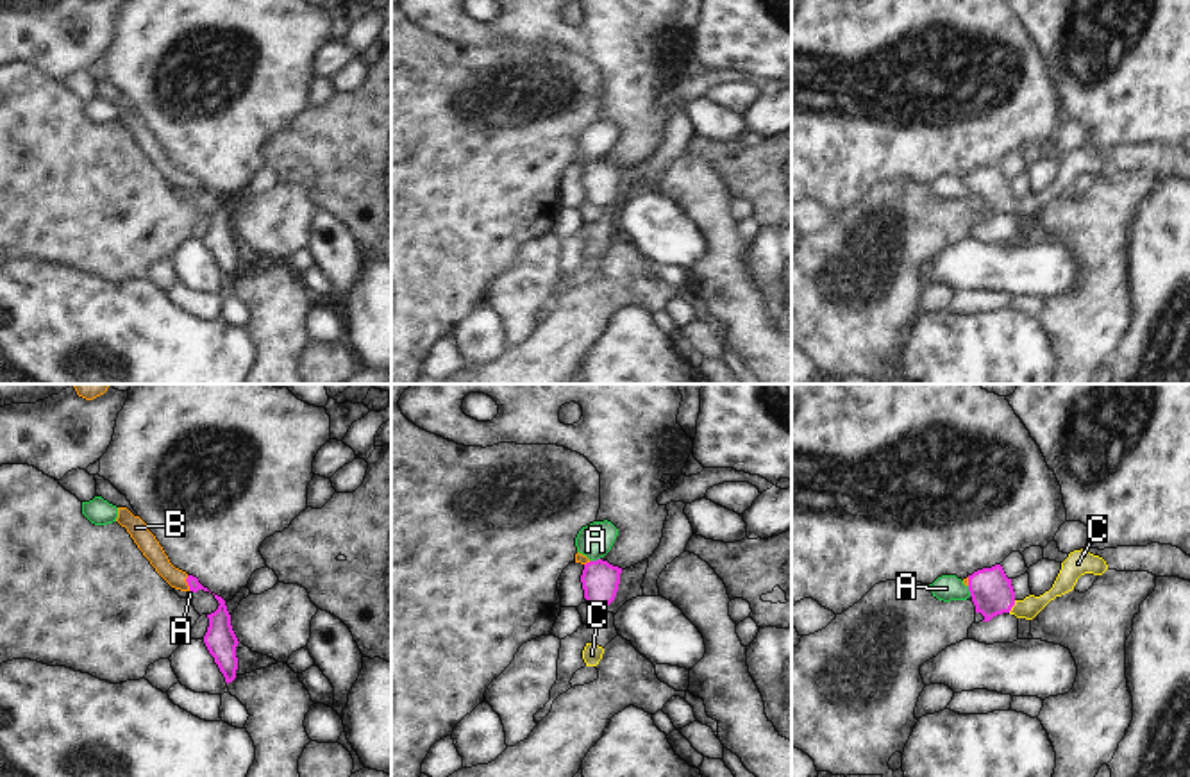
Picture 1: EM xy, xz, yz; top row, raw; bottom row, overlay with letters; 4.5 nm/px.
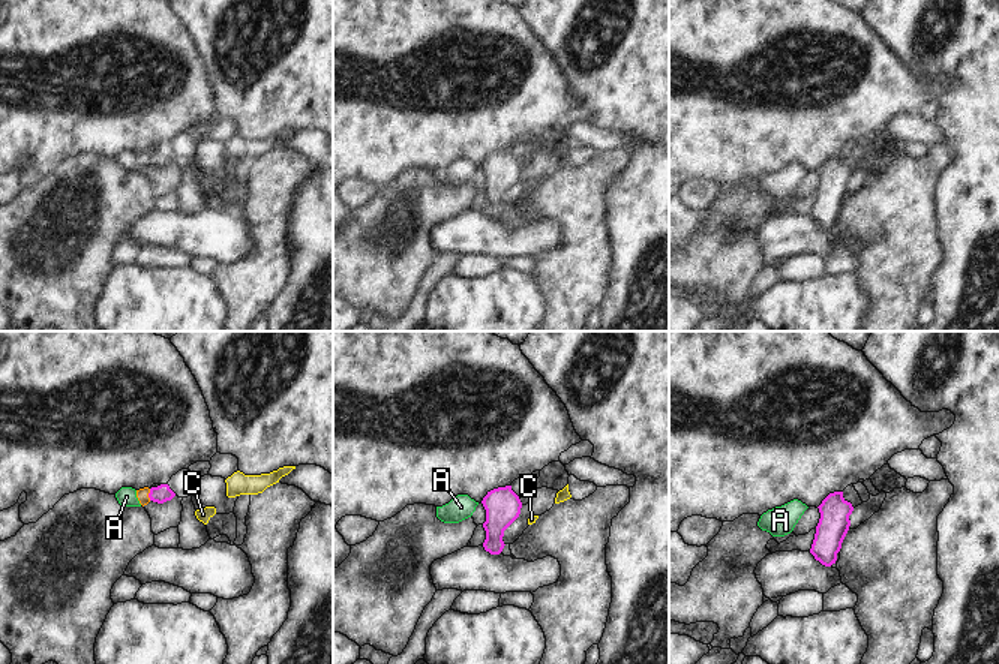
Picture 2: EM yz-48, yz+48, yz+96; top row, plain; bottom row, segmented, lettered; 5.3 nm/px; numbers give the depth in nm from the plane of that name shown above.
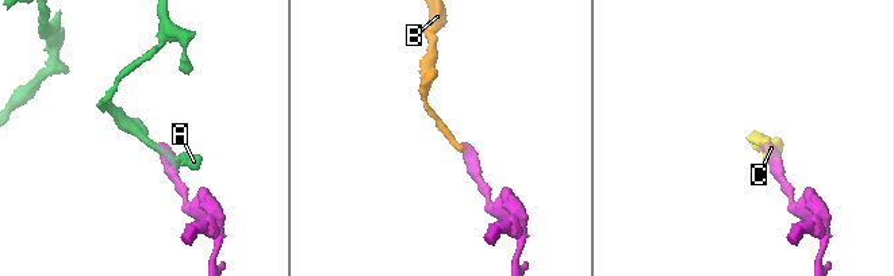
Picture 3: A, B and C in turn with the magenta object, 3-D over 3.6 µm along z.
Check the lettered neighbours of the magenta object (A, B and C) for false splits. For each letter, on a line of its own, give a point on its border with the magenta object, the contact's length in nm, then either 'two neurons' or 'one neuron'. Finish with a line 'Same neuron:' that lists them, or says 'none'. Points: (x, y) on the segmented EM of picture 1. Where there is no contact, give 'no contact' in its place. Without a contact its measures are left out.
A: xz (594, 561) | 50 nm | two neurons
B: xy (186, 581) | 70 nm | one neuron
C: yz (1014, 604) | 70 nm | one neuron
Same neuron: B, C

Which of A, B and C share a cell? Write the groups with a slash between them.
A / B C

